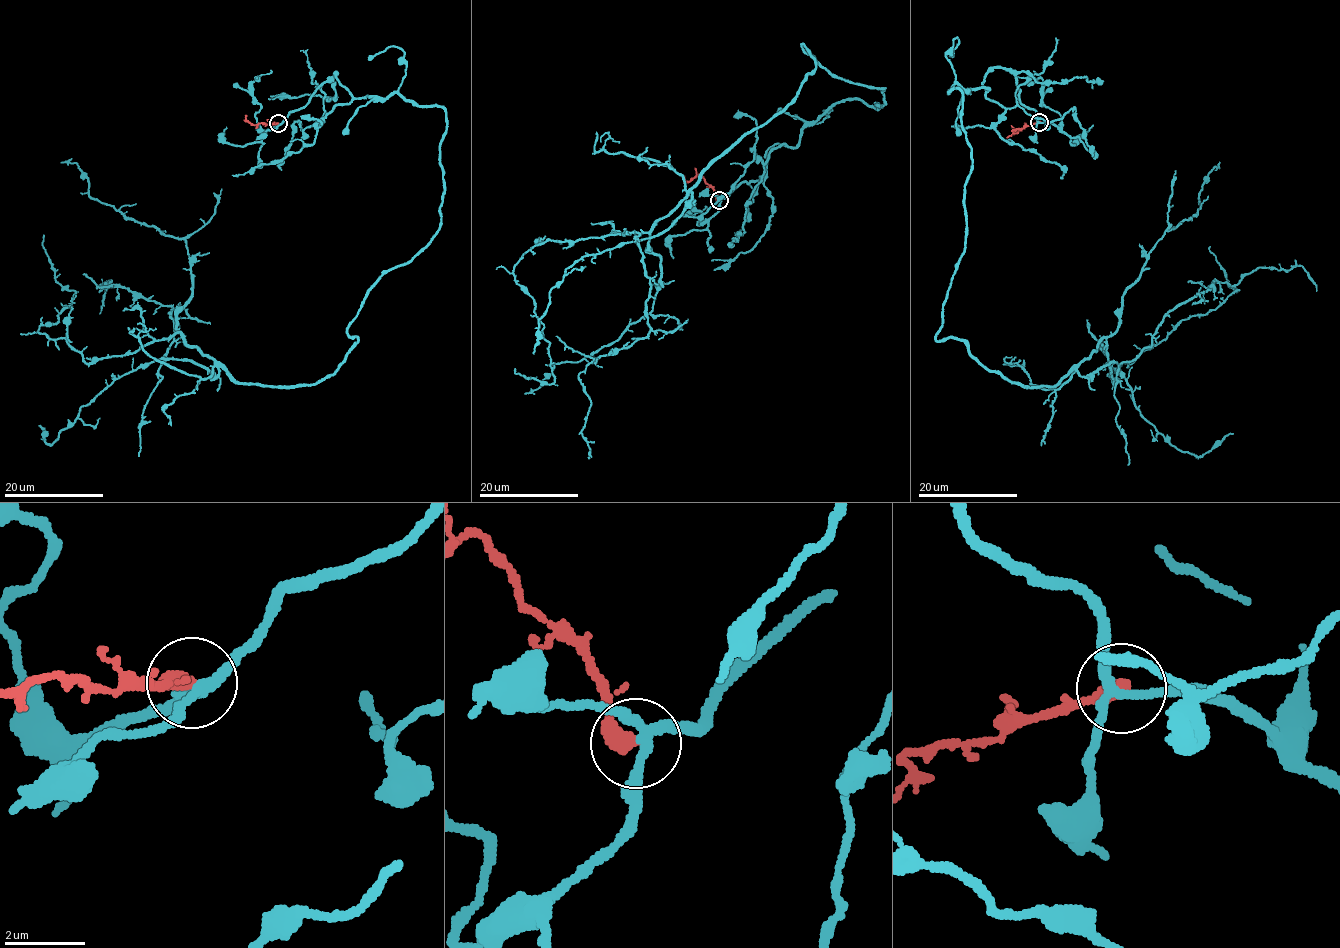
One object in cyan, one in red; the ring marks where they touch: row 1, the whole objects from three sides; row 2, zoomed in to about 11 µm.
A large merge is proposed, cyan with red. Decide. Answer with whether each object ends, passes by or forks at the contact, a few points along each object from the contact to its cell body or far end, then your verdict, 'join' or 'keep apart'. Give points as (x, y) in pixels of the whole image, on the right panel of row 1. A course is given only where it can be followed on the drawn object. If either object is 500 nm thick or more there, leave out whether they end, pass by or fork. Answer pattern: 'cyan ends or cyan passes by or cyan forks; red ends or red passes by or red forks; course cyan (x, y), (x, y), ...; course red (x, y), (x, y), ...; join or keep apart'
cyan forks; red ends; course cyan (1039, 122), (1006, 68), (949, 90), (935, 339), (1029, 388), (1104, 338), (1113, 386), (1237, 290), (1210, 246); course red (1039, 122), (1012, 130), (1015, 133), (1017, 131), (1011, 125); keep apart

